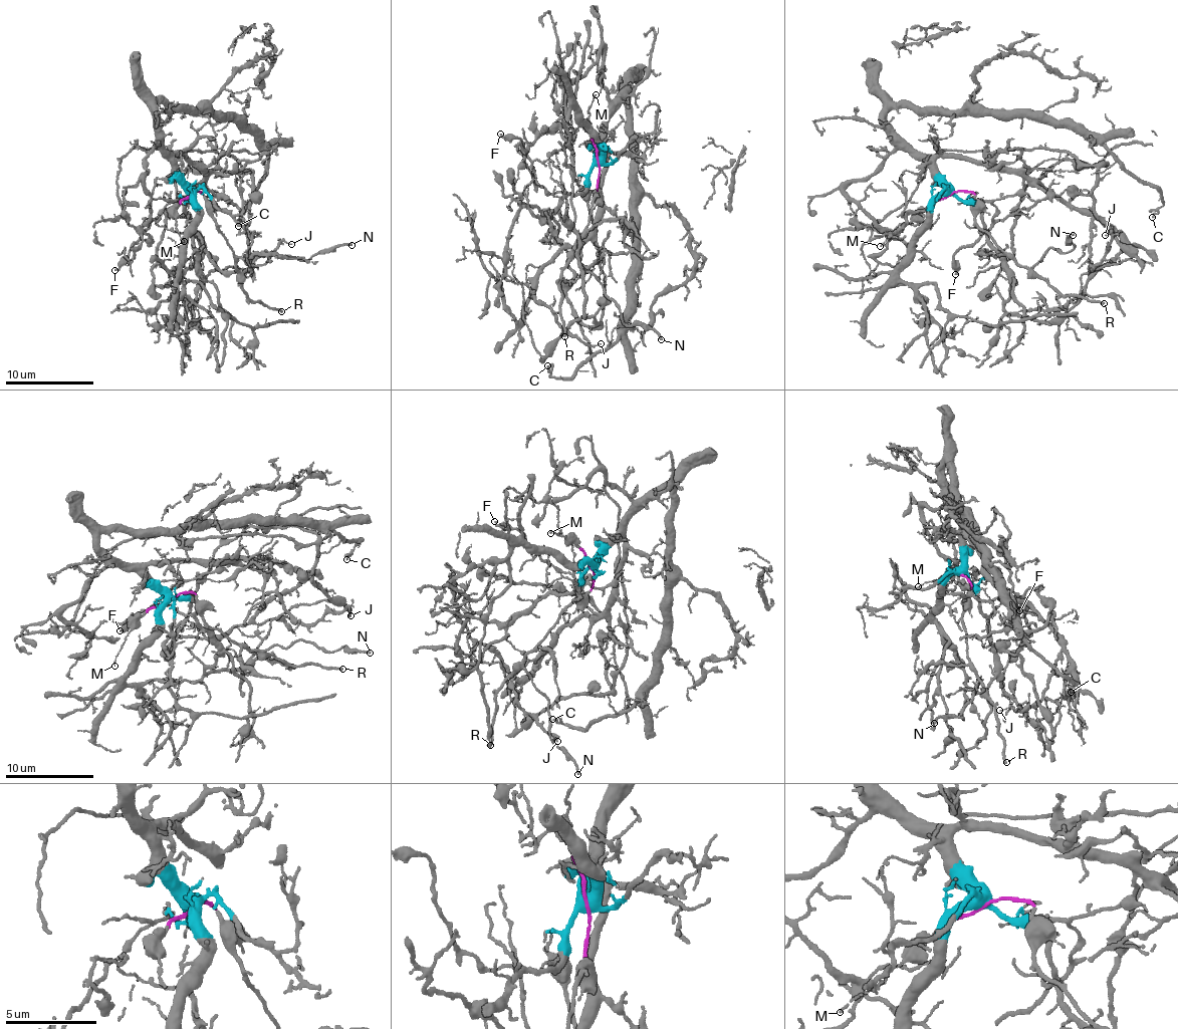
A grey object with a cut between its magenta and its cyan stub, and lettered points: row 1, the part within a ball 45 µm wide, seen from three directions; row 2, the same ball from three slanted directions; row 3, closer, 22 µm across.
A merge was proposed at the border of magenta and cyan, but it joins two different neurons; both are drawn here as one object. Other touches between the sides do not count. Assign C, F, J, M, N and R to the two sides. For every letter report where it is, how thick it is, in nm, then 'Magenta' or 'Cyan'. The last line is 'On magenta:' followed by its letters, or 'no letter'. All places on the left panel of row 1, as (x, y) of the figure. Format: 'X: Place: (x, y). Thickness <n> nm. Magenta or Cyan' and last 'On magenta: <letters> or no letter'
C: Place: (238, 226). Thickness 120 nm. Cyan
F: Place: (114, 270). Thickness 240 nm. Cyan
J: Place: (291, 244). Thickness 80 nm. Cyan
M: Place: (184, 241). Thickness 90 nm. Magenta
N: Place: (351, 245). Thickness 200 nm. Magenta
R: Place: (281, 311). Thickness 200 nm. Magenta
On magenta: M, N, R

